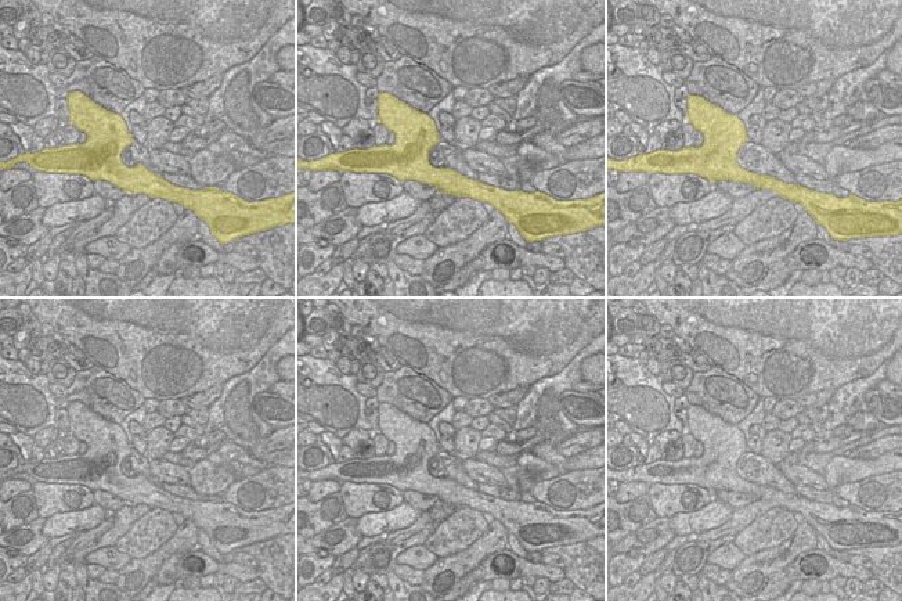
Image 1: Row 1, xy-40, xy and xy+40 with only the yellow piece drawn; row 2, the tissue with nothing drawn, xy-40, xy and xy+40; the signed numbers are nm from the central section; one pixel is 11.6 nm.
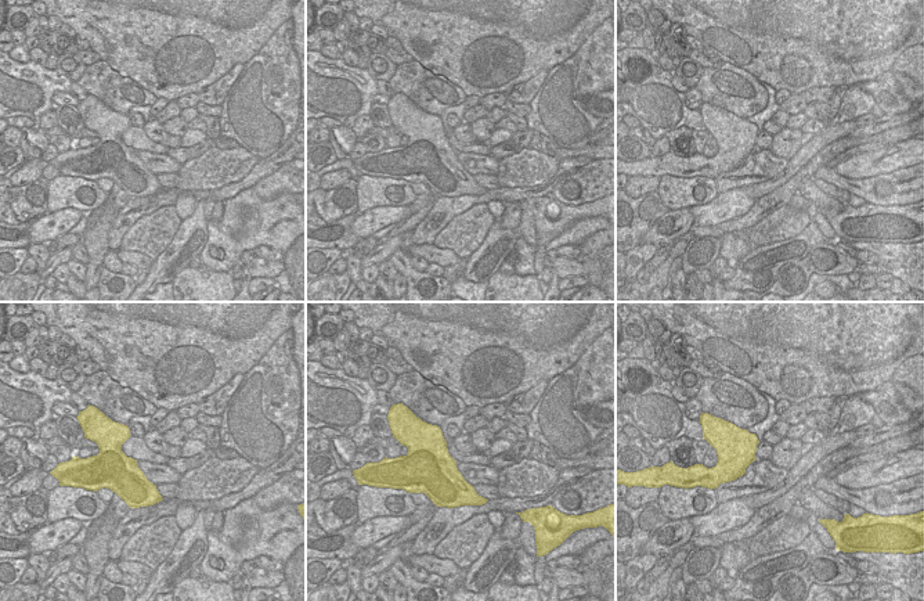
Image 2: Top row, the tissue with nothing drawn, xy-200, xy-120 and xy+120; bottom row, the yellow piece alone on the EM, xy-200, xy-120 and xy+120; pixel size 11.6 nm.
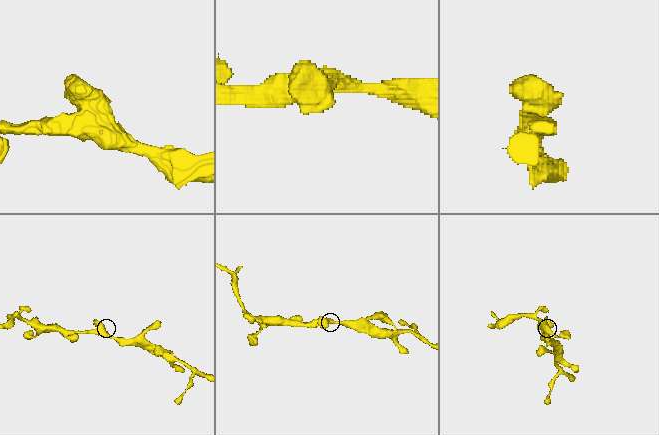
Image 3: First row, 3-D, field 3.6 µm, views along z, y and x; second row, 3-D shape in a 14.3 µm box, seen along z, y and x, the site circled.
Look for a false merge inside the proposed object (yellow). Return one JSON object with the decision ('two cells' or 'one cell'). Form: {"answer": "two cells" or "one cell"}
{"answer": "one cell"}

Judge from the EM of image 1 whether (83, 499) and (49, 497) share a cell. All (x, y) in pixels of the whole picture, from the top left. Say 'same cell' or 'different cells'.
same cell

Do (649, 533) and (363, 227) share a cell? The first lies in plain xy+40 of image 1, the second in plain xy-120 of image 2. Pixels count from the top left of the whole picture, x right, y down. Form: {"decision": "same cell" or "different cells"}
{"decision": "different cells"}

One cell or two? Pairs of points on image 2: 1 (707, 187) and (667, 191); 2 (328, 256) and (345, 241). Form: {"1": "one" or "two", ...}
{"1": "one", "2": "two"}

